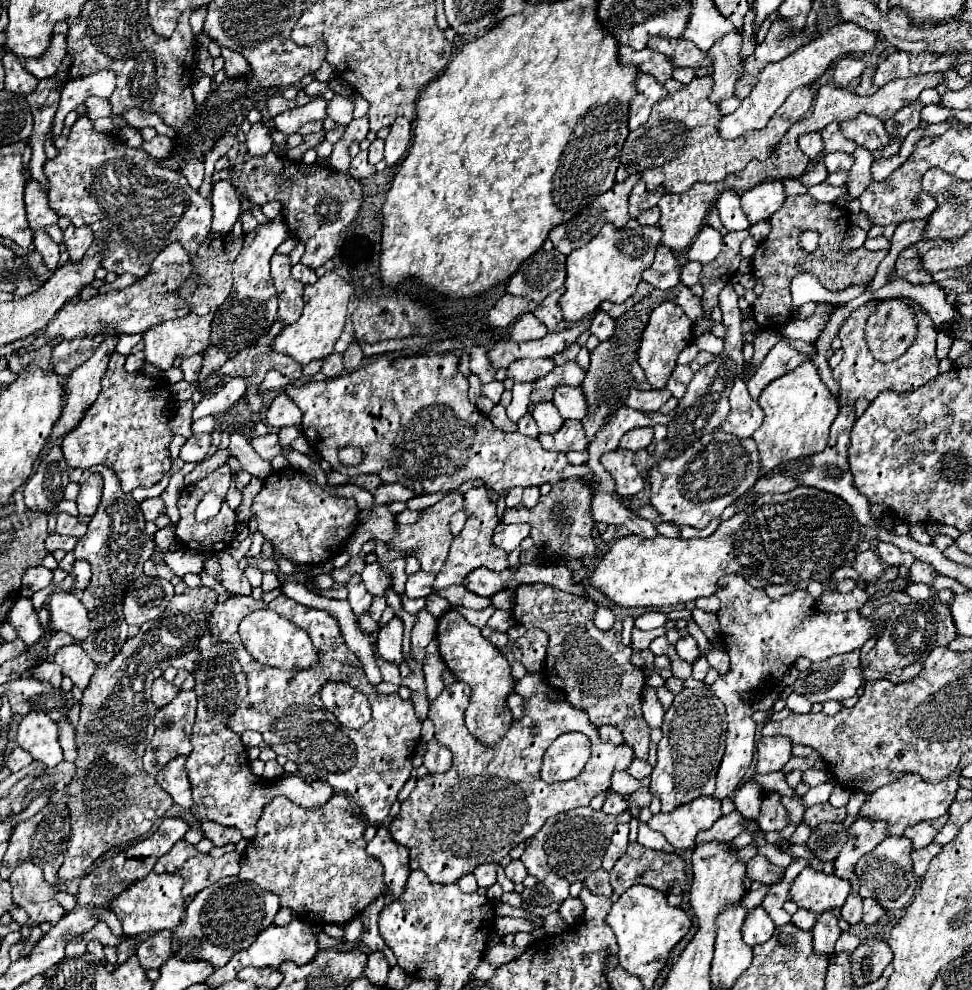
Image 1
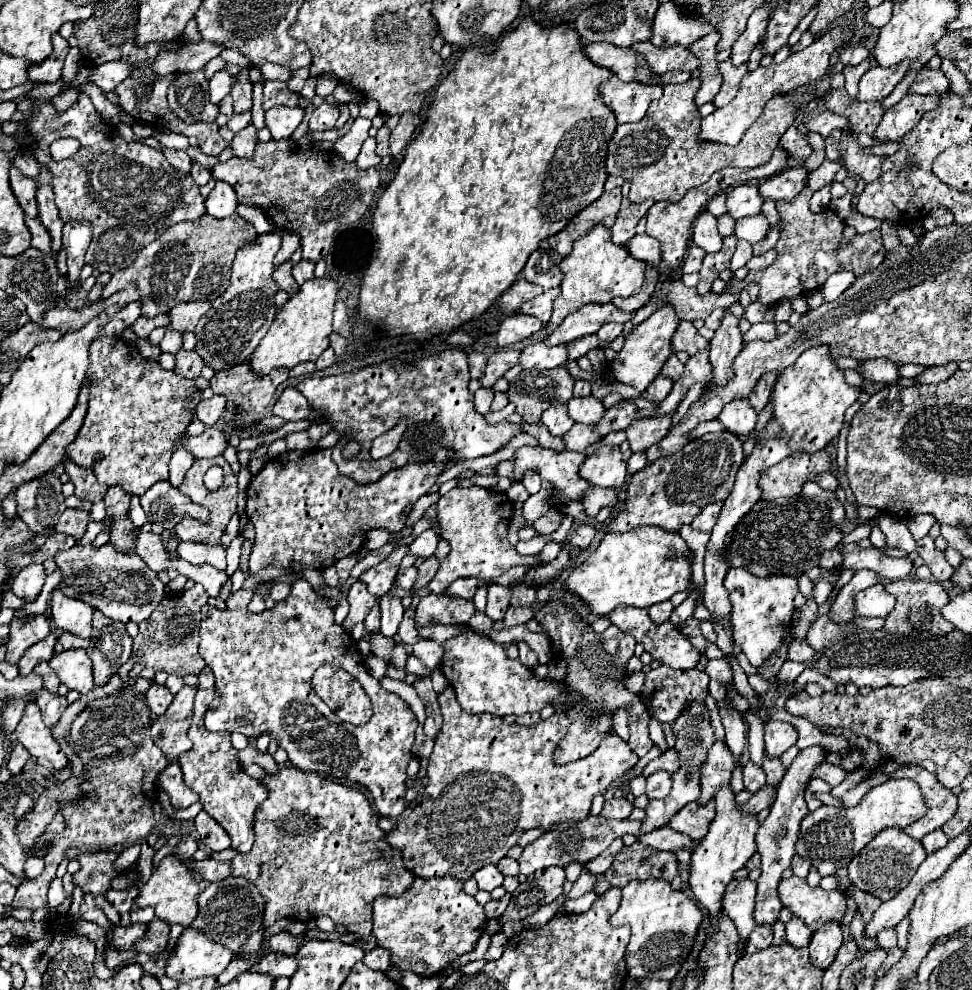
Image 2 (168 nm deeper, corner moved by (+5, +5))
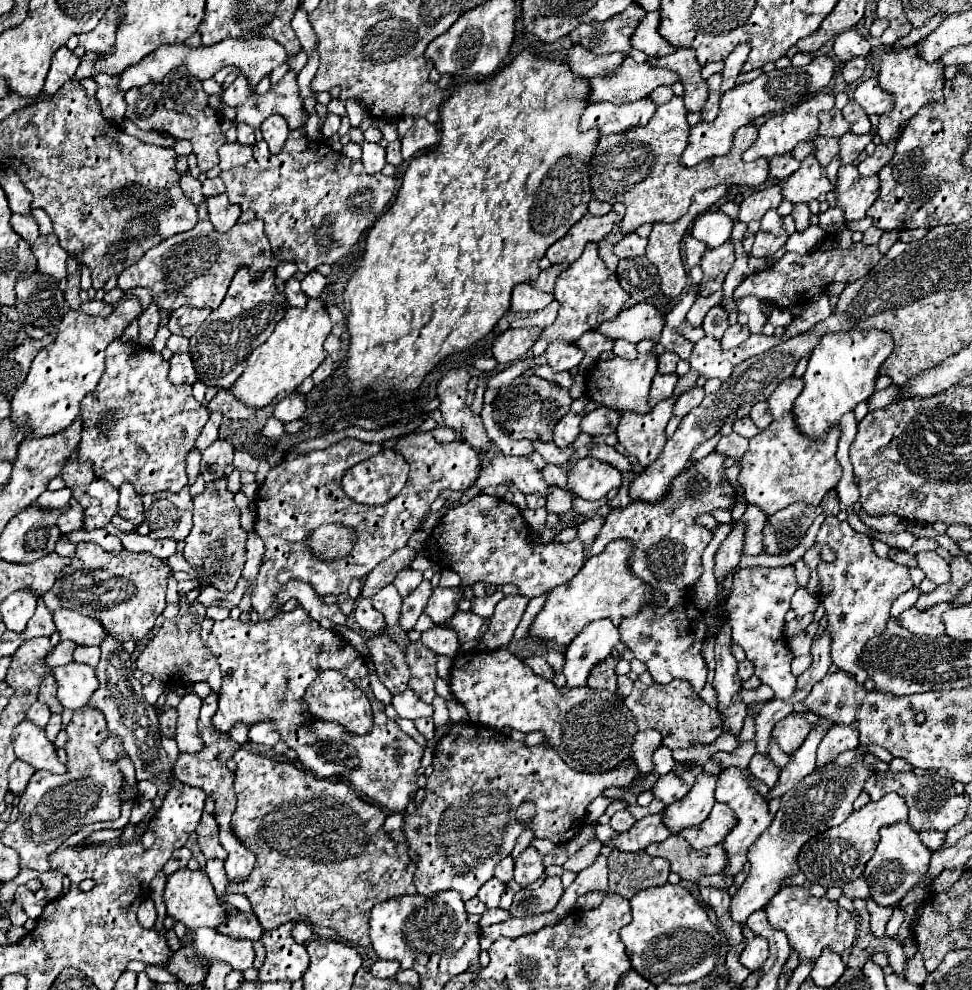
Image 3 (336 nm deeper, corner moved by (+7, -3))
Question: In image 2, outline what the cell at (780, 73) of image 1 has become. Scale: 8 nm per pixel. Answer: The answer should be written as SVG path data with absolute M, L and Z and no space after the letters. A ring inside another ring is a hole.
M836 27L836 29L830 29L828 33L824 33L818 41L814 41L812 45L808 45L804 51L798 51L798 53L792 53L784 63L780 65L770 65L770 73L768 73L768 67L758 67L756 71L748 73L742 77L740 85L738 85L738 95L730 101L730 105L722 107L722 109L716 109L712 115L704 117L702 119L702 125L700 125L700 141L710 141L710 143L722 143L722 145L736 145L744 131L752 125L752 121L764 111L764 105L776 97L776 95L784 95L784 93L790 93L792 89L800 87L800 85L806 85L810 81L816 81L820 79L826 69L828 69L828 59L832 55L832 51L836 47L842 47L846 41L850 41L850 29L848 27Z

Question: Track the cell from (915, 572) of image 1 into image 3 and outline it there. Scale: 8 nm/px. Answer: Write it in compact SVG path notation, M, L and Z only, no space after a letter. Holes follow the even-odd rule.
M922 551L916 555L916 561L918 561L918 567L926 573L926 577L936 585L950 581L950 567L936 551Z

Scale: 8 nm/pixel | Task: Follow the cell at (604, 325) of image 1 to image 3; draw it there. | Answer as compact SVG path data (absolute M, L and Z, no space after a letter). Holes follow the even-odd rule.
M616 339L614 341L614 347L612 347L612 353L622 357L622 359L636 359L638 351L636 351L636 345L626 341L626 339Z

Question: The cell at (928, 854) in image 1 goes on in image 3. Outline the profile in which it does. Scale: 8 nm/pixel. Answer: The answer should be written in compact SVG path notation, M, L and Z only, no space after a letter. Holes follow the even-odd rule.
M922 831L922 833L920 833L920 839L922 839L922 843L924 843L930 851L938 851L938 849L944 845L946 833L940 833L940 831Z

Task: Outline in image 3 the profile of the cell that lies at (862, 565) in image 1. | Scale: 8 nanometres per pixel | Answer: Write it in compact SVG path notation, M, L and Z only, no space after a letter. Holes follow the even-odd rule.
M826 517L818 535L816 537L826 537L826 543L828 547L836 553L836 561L832 563L826 563L826 561L820 561L820 565L817 567L817 573L822 579L822 587L820 587L820 601L824 603L826 607L826 615L828 615L828 629L832 633L832 663L838 665L842 671L848 671L848 673L854 673L856 681L862 685L866 681L866 671L860 669L856 665L856 659L864 647L864 643L870 639L870 637L876 637L880 635L884 629L886 629L886 623L888 623L888 617L890 617L890 607L892 607L892 601L914 587L912 579L910 579L910 573L908 573L908 567L904 565L898 565L894 563L892 559L882 559L874 553L872 549L872 539L868 535L862 535L858 531L854 531L846 521L838 521L836 517Z

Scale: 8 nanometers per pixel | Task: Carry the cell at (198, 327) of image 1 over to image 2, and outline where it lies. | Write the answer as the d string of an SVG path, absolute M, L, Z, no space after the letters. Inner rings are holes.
M188 301L188 303L176 303L170 313L168 319L172 321L172 327L180 333L184 331L194 331L198 319L208 311L210 303L208 301Z

